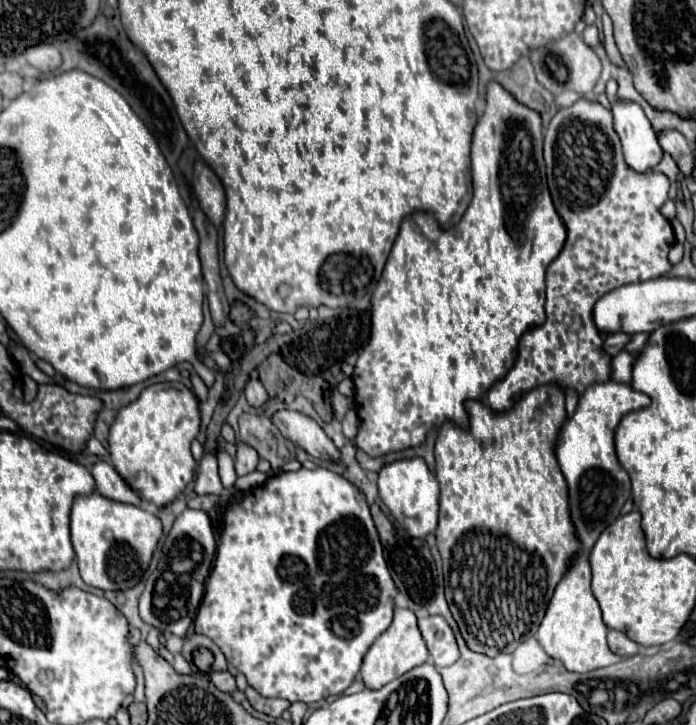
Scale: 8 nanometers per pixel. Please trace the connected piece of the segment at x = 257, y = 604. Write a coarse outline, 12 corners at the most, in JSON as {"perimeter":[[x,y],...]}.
{"perimeter":[[327,467],[223,511],[195,617],[249,687],[343,693],[397,587]]}

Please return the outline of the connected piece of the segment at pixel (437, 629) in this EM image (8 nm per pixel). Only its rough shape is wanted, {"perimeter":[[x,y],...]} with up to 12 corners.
{"perimeter":[[441,615],[419,619],[437,667],[459,659],[455,635]]}

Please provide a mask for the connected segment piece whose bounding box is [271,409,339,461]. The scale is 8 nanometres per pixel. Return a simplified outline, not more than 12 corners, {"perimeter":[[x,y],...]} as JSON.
{"perimeter":[[281,409],[271,421],[297,449],[321,461],[339,451],[311,417]]}

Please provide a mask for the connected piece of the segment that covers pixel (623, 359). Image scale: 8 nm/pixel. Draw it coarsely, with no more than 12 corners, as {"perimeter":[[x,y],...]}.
{"perimeter":[[637,353],[613,357],[611,379],[629,383]]}

